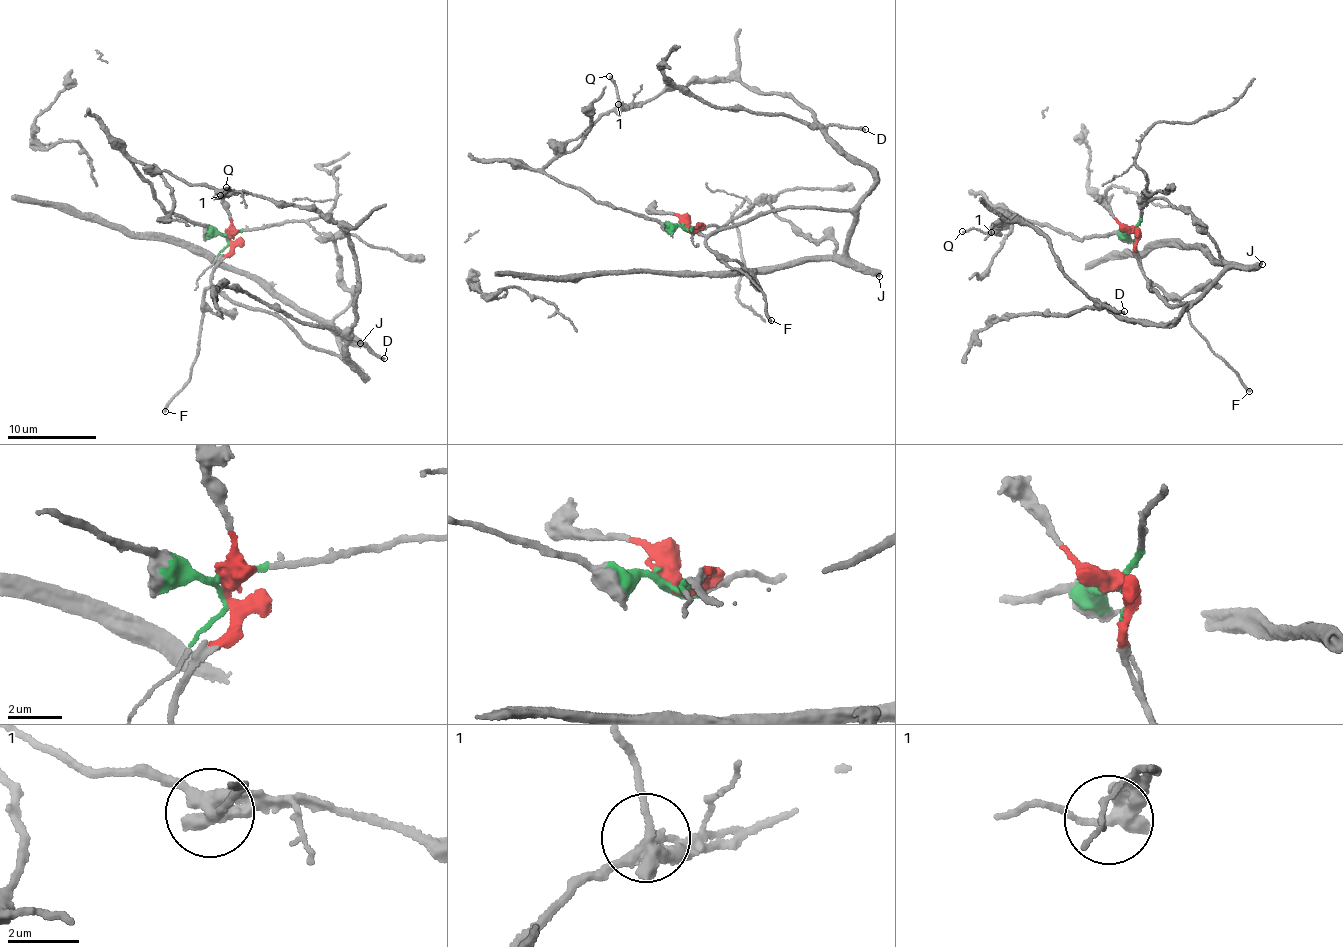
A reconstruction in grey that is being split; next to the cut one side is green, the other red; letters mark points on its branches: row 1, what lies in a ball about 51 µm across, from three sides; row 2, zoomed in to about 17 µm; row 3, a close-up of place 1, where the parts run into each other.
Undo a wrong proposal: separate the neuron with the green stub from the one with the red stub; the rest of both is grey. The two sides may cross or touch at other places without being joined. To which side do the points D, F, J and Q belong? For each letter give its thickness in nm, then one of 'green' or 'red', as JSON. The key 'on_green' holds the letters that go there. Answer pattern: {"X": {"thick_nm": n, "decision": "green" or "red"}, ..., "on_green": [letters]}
{"D": {"thick_nm": 200, "decision": "red"}, "F": {"thick_nm": 190, "decision": "red"}, "J": {"thick_nm": 550, "decision": "red"}, "Q": {"thick_nm": 160, "decision": "green"}, "on_green": ["Q"]}

